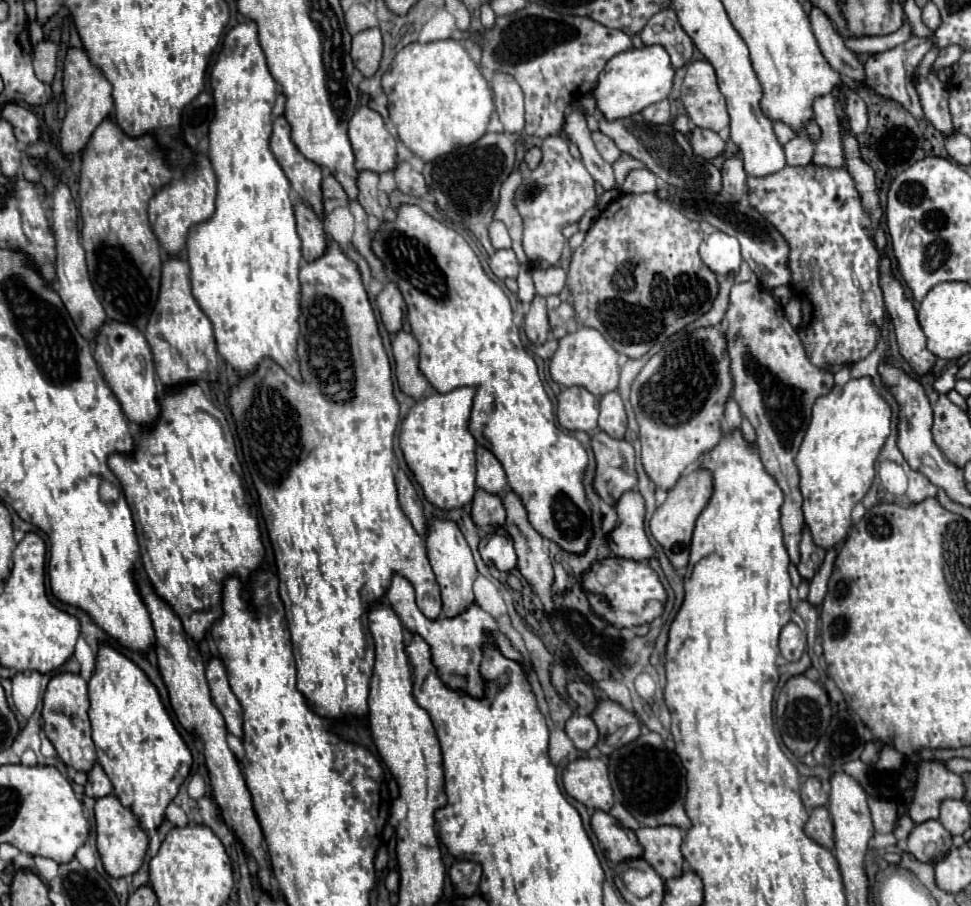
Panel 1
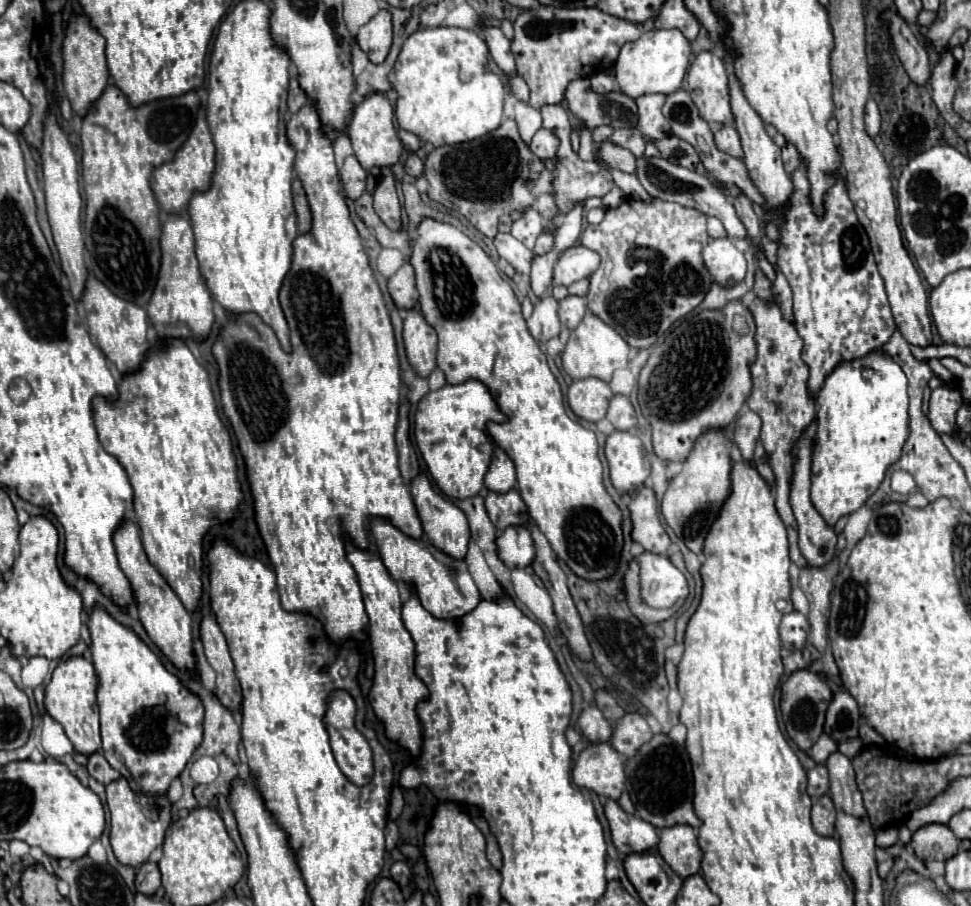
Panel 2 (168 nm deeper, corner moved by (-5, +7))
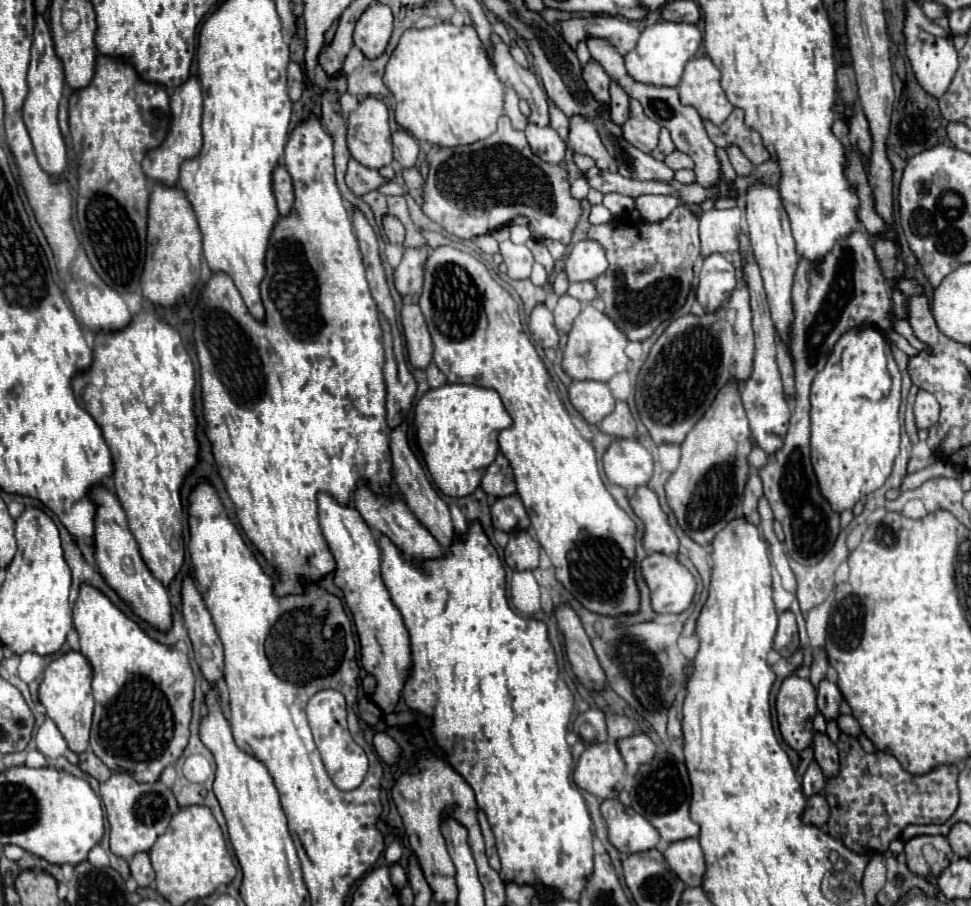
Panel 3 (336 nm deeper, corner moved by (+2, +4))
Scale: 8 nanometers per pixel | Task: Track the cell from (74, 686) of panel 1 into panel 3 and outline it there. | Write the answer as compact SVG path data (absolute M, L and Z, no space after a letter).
M69 651L47 665L43 681L39 685L39 701L45 705L47 717L55 721L69 749L75 753L83 753L89 745L89 731L93 718L92 677L93 671L89 661L79 651Z

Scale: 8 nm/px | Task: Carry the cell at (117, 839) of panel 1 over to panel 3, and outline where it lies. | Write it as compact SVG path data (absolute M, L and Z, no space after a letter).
M113 773L105 783L101 783L101 799L105 803L111 829L111 851L125 861L139 851L149 851L157 837L165 833L171 817L179 811L177 799L165 783L137 783L129 773Z

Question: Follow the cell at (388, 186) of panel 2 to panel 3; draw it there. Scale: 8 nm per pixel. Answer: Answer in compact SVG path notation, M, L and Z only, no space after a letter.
M387 215L387 217L385 217L385 221L383 221L383 231L385 231L385 235L387 235L387 239L389 239L389 243L391 243L391 245L395 245L395 247L403 247L405 227L401 225L401 221L399 221L399 219L395 219L395 217Z

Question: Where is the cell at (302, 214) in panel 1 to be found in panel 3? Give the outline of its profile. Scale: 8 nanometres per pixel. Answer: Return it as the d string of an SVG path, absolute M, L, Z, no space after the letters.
M277 165L273 169L273 193L275 193L275 201L277 201L277 209L281 215L287 215L291 211L293 205L293 185L291 185L291 177L287 173L287 169L283 165Z

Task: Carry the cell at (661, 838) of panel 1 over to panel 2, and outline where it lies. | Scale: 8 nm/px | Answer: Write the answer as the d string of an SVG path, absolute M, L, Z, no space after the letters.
M674 824L668 828L660 828L658 852L666 860L666 864L680 876L688 878L700 872L700 848L696 842L696 834L692 826Z

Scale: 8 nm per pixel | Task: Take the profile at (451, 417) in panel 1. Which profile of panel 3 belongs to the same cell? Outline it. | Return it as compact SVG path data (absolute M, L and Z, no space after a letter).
M453 383L429 389L415 405L413 421L427 469L435 485L451 497L465 497L479 487L485 465L491 465L499 453L499 433L513 425L495 389Z

